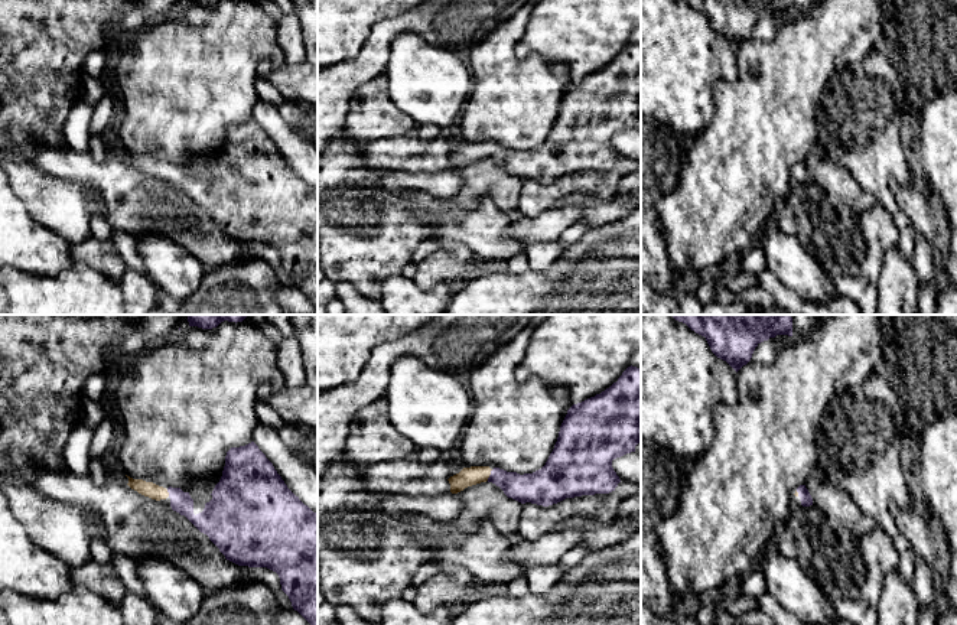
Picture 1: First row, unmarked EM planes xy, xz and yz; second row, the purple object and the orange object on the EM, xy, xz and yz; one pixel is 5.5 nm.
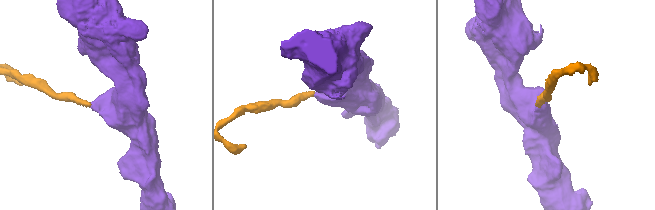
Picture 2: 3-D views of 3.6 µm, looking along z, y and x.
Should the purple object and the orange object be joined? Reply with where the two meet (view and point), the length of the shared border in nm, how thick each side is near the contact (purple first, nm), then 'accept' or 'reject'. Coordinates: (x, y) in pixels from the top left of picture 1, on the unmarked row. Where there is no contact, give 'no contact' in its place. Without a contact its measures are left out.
contact xz (490, 152); length 70 nm; calibres 160 and 110 nm; accept

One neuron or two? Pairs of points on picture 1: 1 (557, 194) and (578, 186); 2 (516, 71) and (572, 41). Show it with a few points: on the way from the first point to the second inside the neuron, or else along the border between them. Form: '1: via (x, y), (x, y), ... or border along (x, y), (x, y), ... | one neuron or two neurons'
1: via (562, 189), (573, 186) | one neuron
2: border along (524, 28), (516, 54), (563, 61), (572, 75) | two neurons

